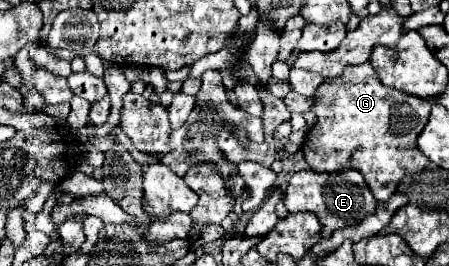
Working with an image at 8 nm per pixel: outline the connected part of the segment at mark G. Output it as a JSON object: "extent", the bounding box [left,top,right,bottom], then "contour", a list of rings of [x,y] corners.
{"extent":[303,63,431,201],"contour":[[[371,63],[351,65],[341,77],[325,79],[315,91],[311,111],[317,115],[317,123],[303,143],[307,163],[317,171],[355,167],[377,201],[387,201],[403,175],[429,165],[429,159],[417,151],[417,135],[429,119],[431,103],[383,85]]]}

